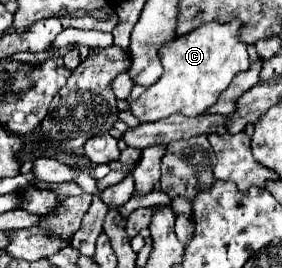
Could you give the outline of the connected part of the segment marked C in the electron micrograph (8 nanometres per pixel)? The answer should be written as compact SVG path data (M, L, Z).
M231 20L227 24L209 22L193 30L189 36L183 36L177 42L161 48L159 56L165 72L135 102L131 102L131 114L141 124L145 124L163 120L171 114L199 116L207 112L217 102L219 94L231 84L231 80L239 72L245 72L251 64L247 56L247 46L241 40L237 40L239 26L241 24L237 24L237 20Z

